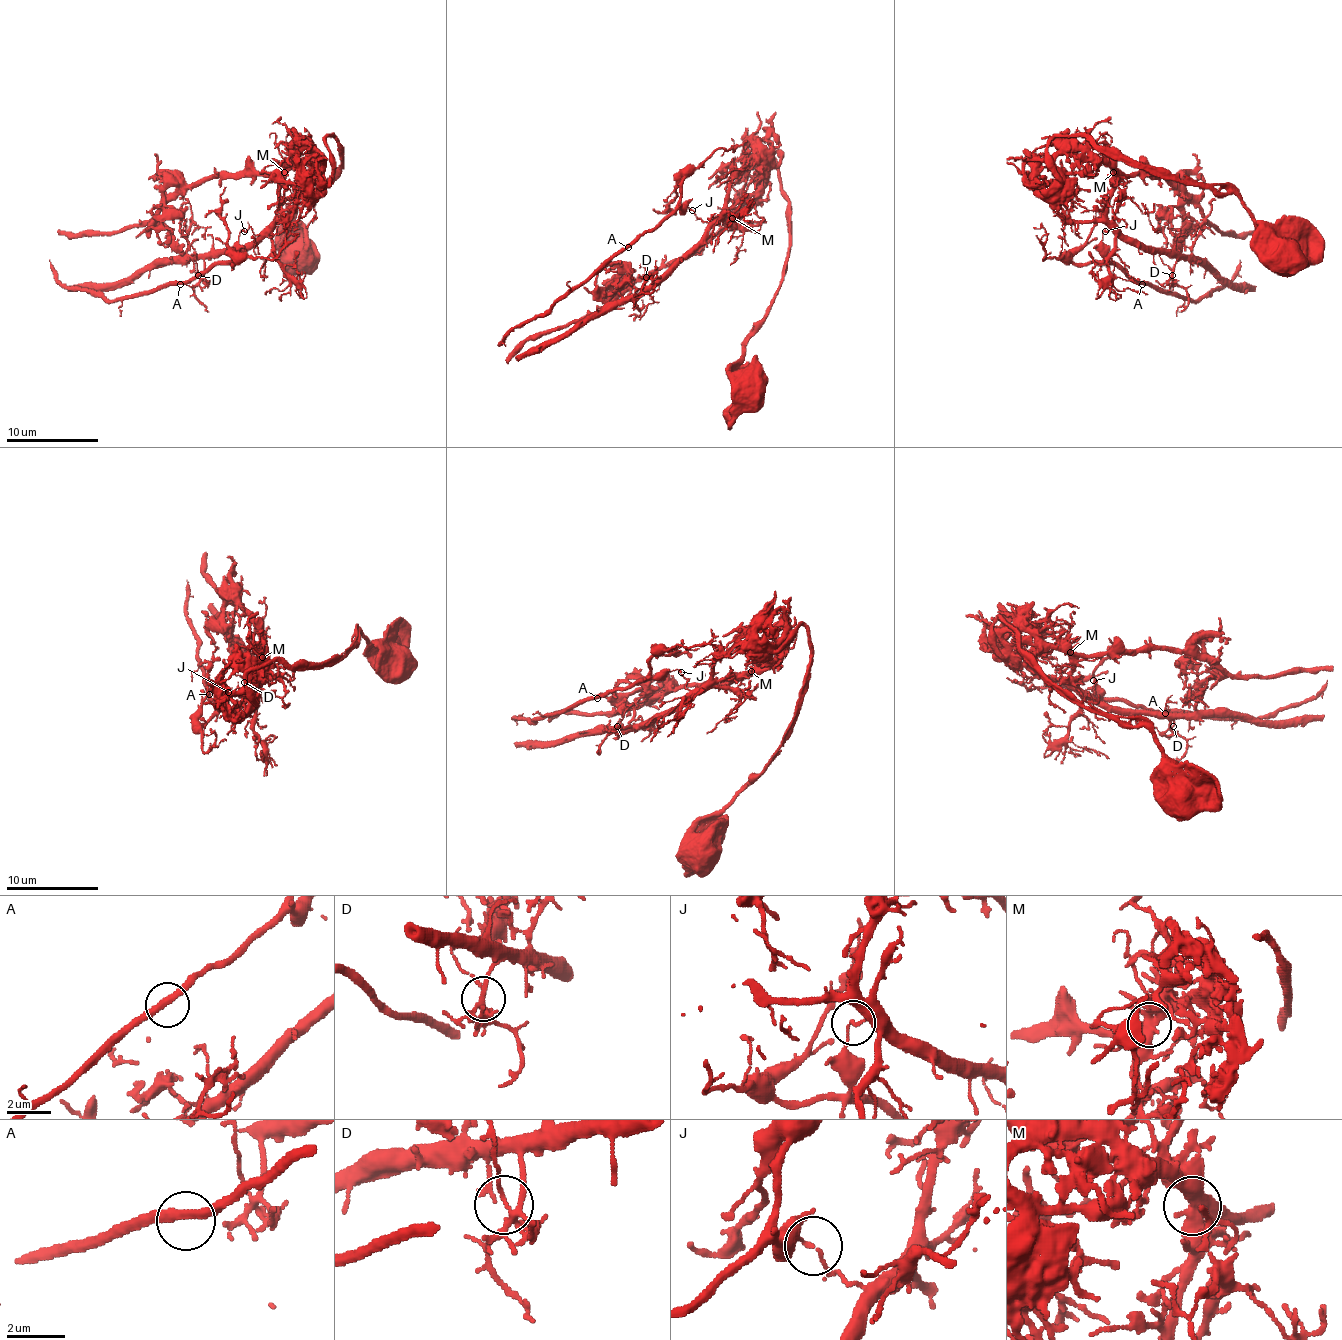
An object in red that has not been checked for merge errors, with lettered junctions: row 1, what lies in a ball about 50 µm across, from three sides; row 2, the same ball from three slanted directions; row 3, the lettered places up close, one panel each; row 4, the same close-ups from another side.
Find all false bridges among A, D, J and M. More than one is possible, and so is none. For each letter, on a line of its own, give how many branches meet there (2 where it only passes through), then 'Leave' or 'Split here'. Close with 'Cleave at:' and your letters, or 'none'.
A: Branches: 2. Leave
D: Branches: 4. Leave
J: Branches: 2. Split here
M: Branches: 5. Split here
Cleave at: J, M

